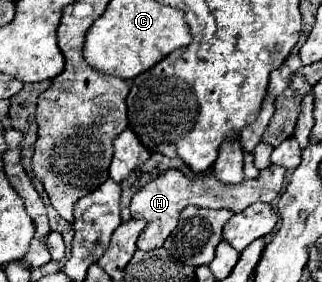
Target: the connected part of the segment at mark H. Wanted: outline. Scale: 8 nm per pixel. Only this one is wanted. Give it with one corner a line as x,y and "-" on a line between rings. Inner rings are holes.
270,165
270,167
262,169
256,179
244,179
238,185
226,185
226,183
218,181
214,177
212,169
208,169
204,175
198,175
198,177
186,177
184,173
178,173
178,169
168,169
166,173
162,173
162,177
156,177
154,181
146,183
132,197
132,203
130,203
132,217
146,221
144,231
138,237
138,249
152,251
156,247
162,247
166,237
178,225
180,211
186,205
198,205
198,207
210,207
210,209
222,209
224,207
224,209
238,213
256,201
272,203
282,193
284,179
286,179
286,169
278,167
278,165

